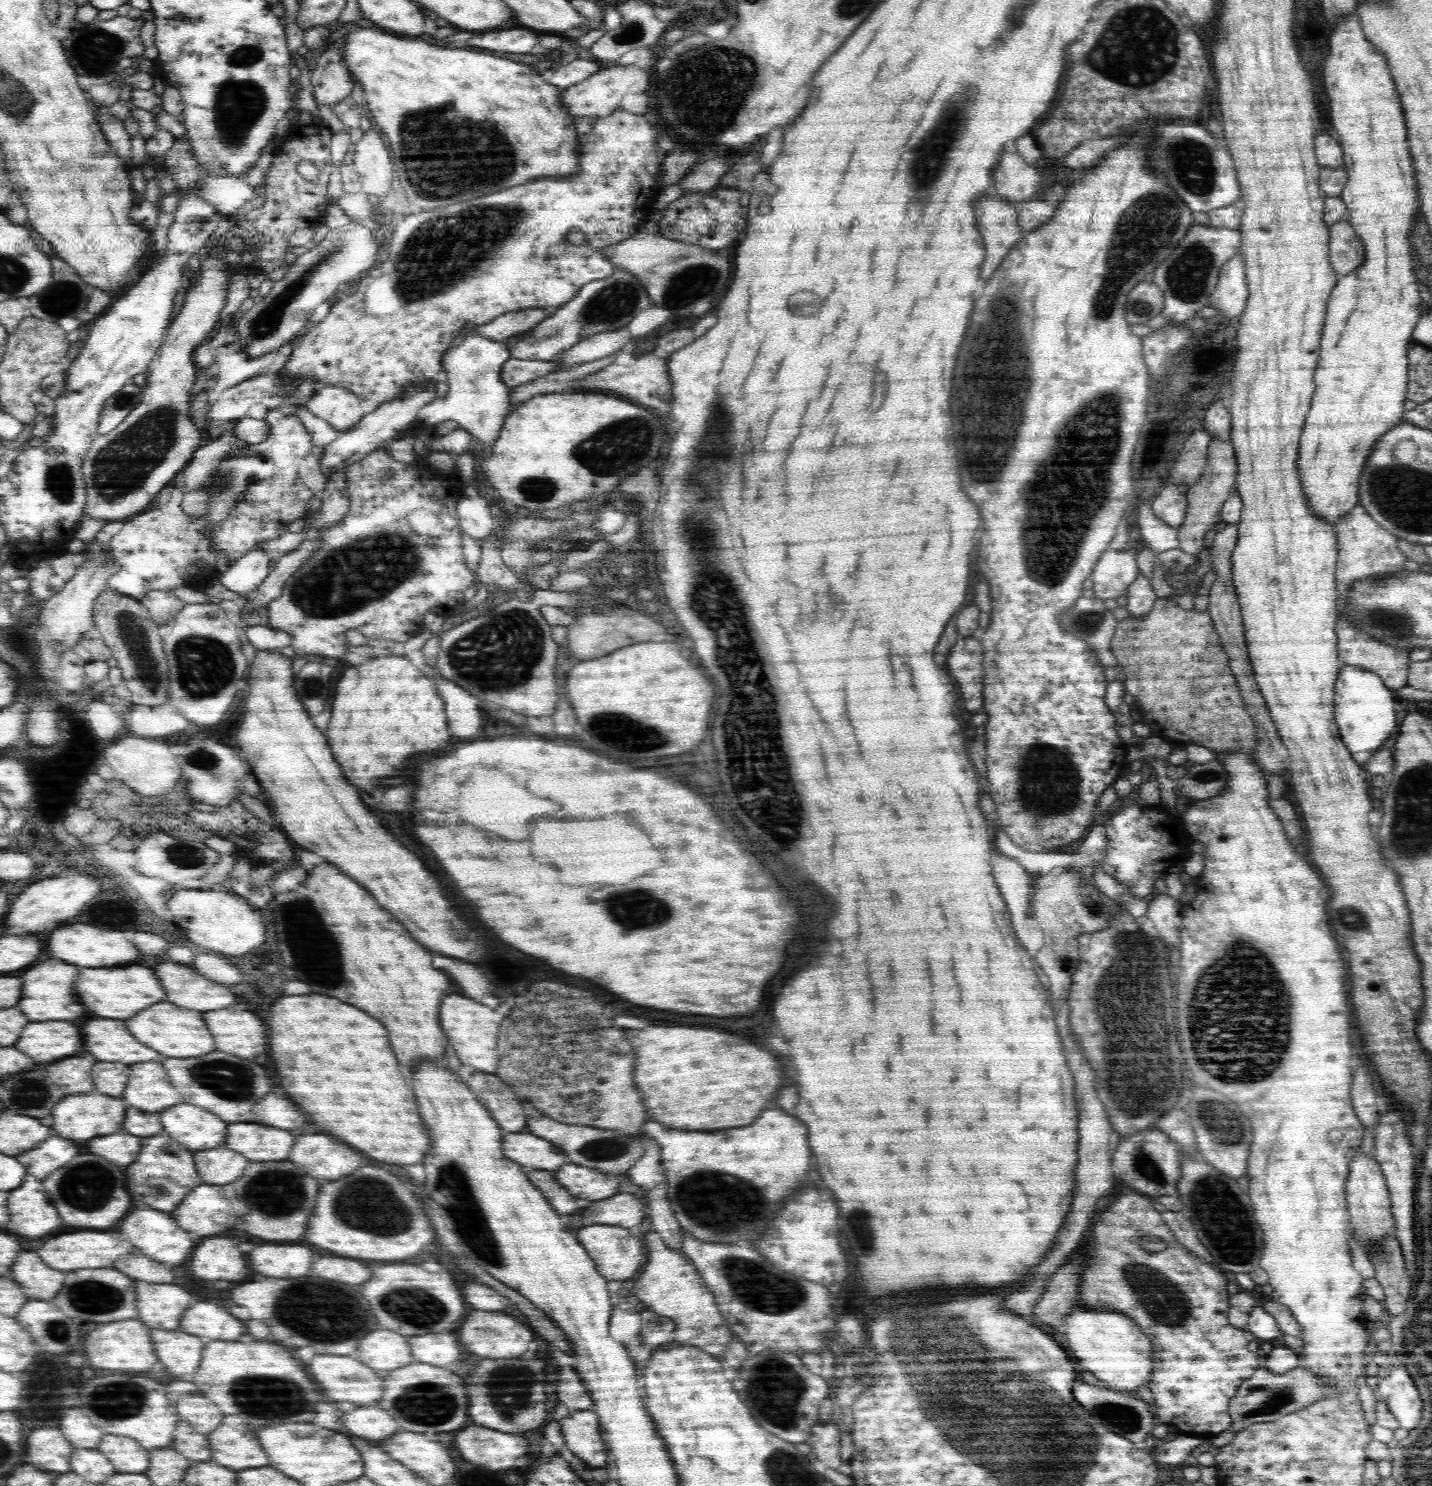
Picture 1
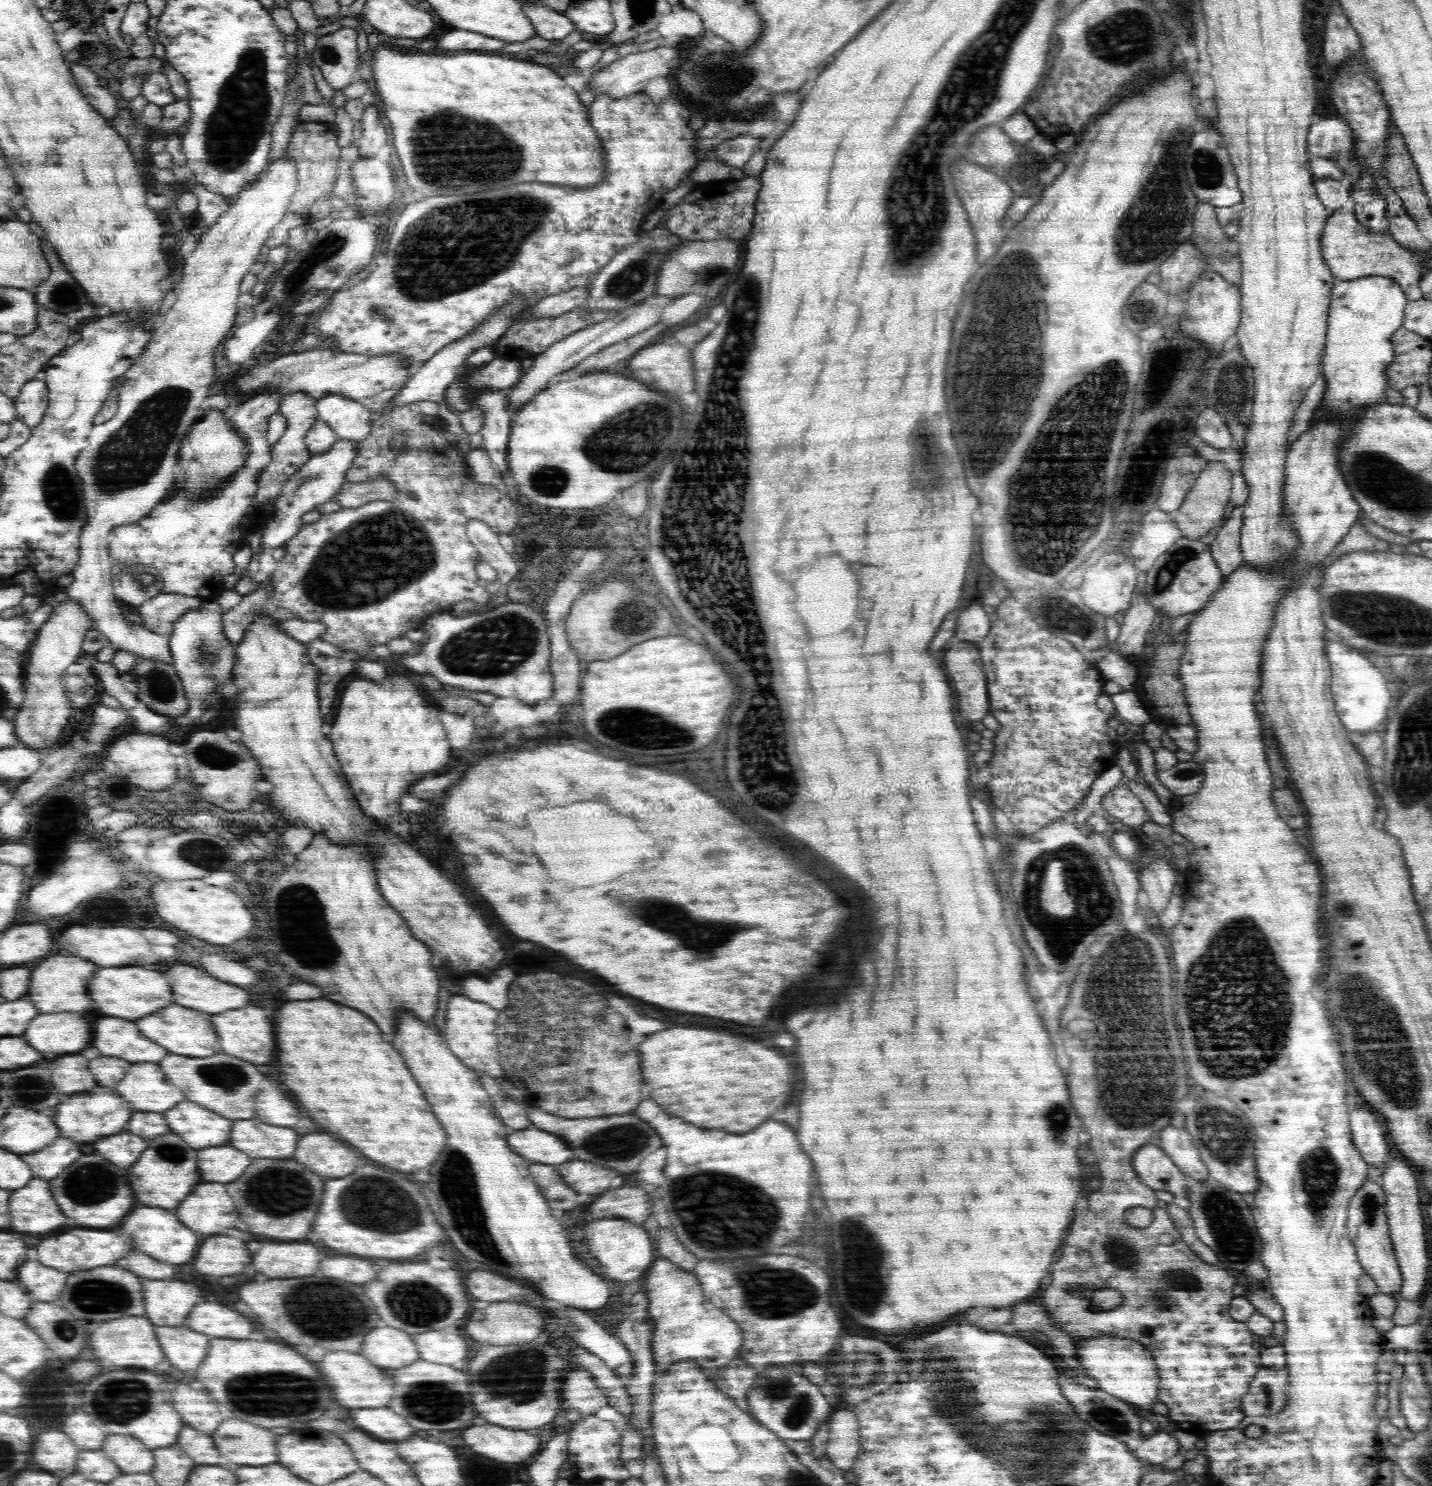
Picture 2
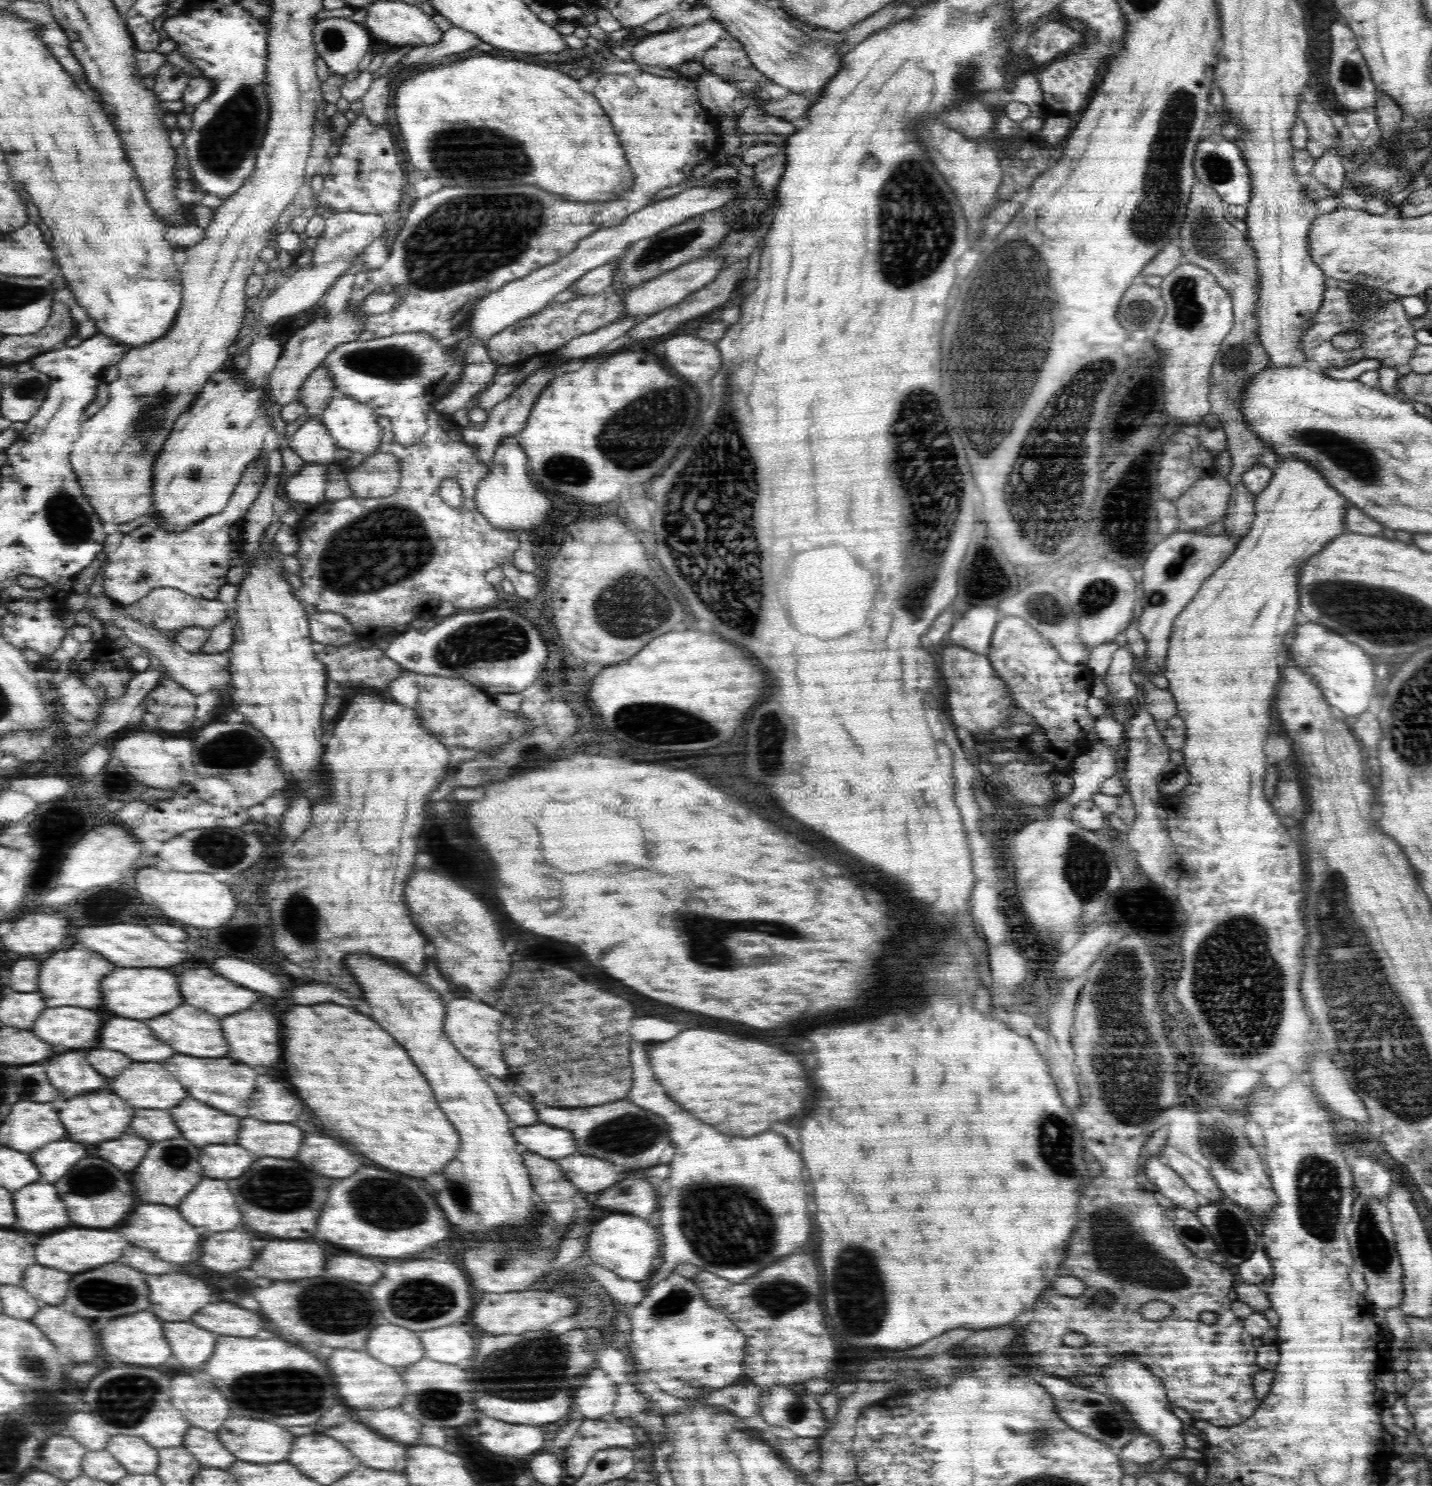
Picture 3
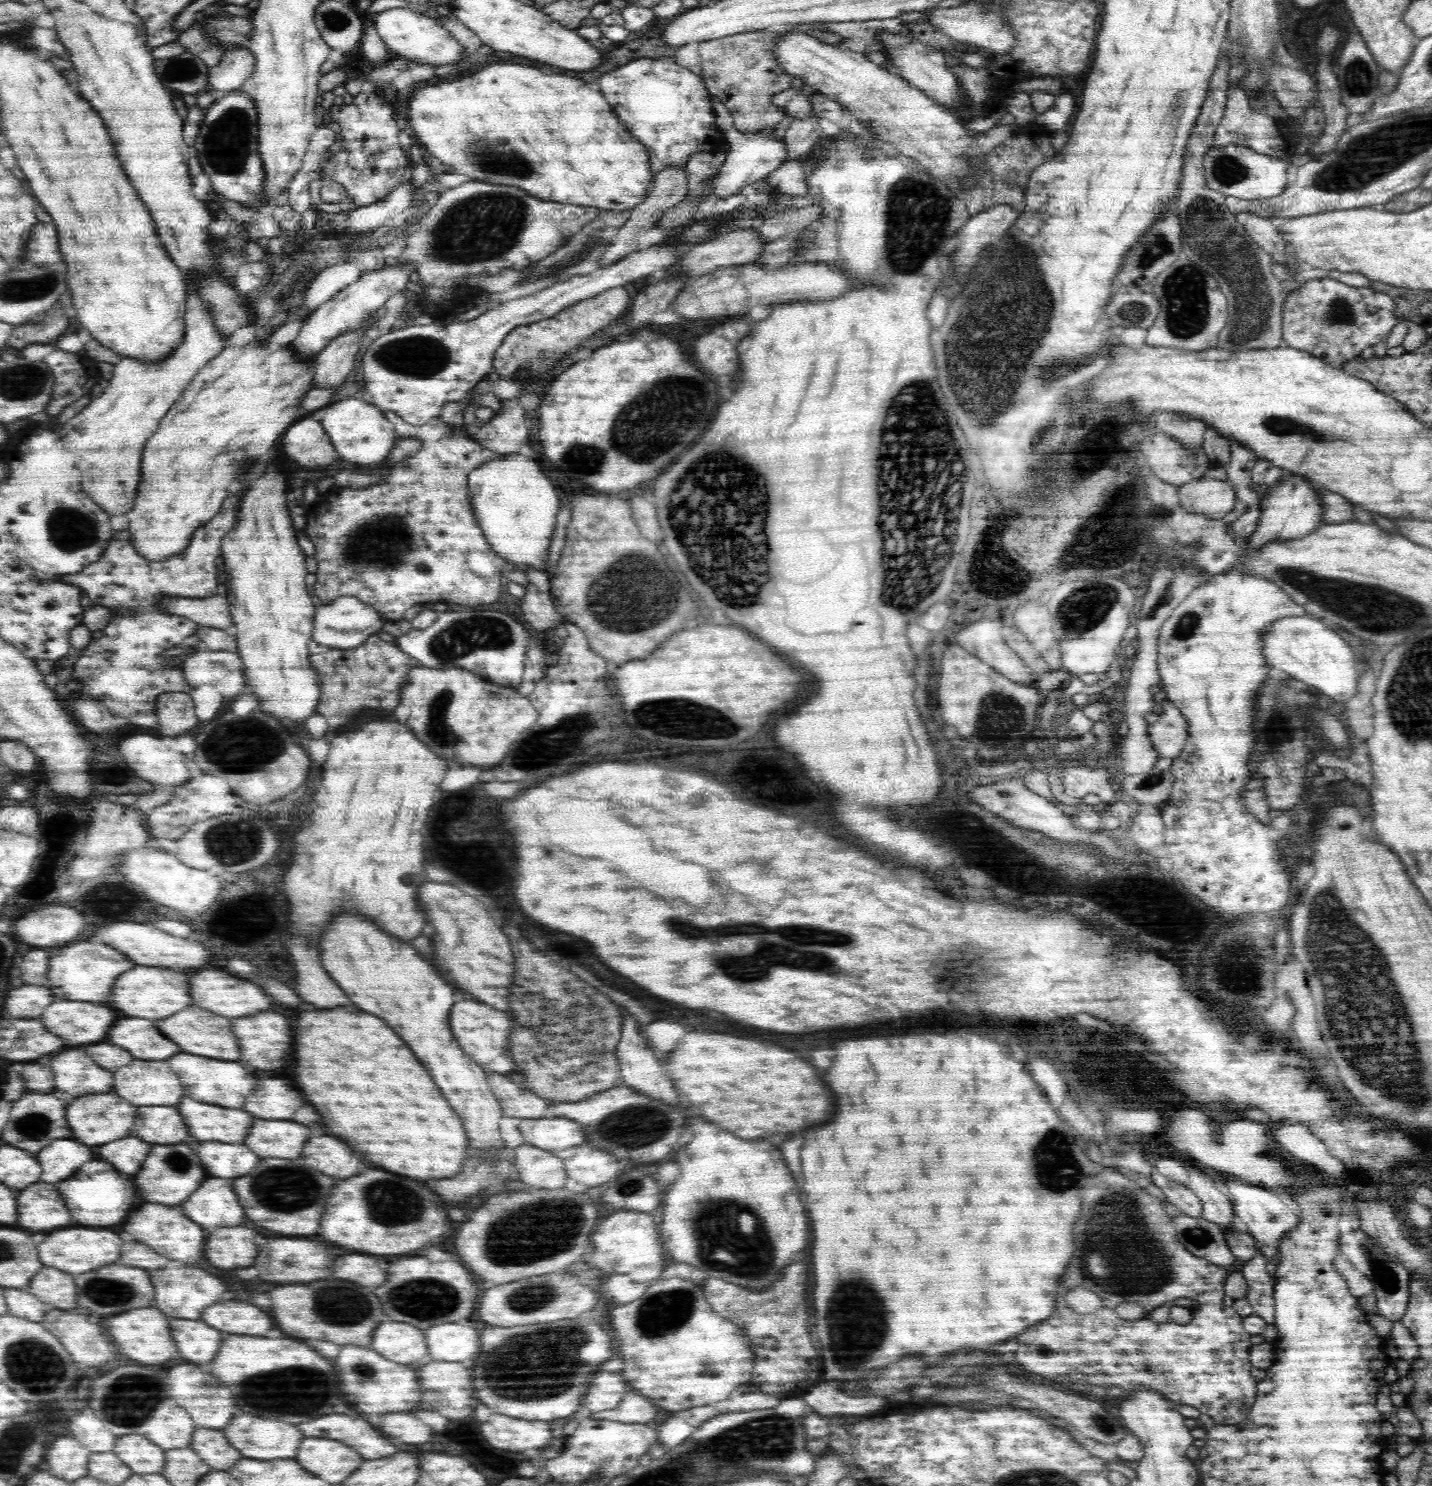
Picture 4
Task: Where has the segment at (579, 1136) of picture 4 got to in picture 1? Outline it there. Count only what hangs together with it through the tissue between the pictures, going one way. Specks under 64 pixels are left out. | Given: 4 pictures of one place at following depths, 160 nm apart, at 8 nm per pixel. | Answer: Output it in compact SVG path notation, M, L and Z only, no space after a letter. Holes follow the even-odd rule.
M526 1131L522 1132L522 1134L520 1134L520 1132L516 1132L516 1134L505 1132L501 1146L504 1157L513 1162L518 1162L518 1164L524 1168L526 1168L526 1166L532 1166L532 1168L536 1168L536 1170L554 1170L554 1168L560 1168L562 1164L568 1164L568 1158L566 1158L552 1142L546 1138L532 1136L532 1134Z

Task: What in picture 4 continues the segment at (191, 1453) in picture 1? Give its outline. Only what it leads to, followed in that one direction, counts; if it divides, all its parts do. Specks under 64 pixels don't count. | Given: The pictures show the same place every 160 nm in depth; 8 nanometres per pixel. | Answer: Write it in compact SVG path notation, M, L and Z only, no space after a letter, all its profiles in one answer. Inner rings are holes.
M198 1428L192 1436L190 1448L196 1450L198 1456L216 1470L226 1470L242 1458L240 1452L228 1444L222 1430Z

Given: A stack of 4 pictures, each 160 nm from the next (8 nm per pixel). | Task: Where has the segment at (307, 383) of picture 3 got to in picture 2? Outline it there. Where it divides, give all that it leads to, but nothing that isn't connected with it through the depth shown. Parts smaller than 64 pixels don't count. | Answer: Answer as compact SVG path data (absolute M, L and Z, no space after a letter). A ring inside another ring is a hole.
M301 392L288 394L287 397L282 398L279 402L278 413L287 420L287 427L278 442L271 448L272 460L266 468L263 468L263 472L257 482L258 488L255 492L255 501L251 508L247 510L244 520L242 520L242 525L244 525L247 533L262 529L265 526L286 482L290 481L290 478L293 478L297 474L296 472L310 460L311 454L306 448L304 438L306 438L308 430L317 419L315 402L315 398L310 398L307 394L302 394Z

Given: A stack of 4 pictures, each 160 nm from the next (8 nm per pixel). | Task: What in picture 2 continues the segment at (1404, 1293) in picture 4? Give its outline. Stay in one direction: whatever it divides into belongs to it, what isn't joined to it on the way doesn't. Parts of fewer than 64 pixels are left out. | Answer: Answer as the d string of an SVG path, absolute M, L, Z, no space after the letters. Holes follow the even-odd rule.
M1372 1180L1364 1182L1349 1200L1347 1233L1356 1249L1364 1272L1376 1281L1379 1292L1394 1296L1402 1290L1403 1276L1393 1250L1388 1218L1385 1214L1385 1202L1386 1195L1381 1184L1372 1182Z

